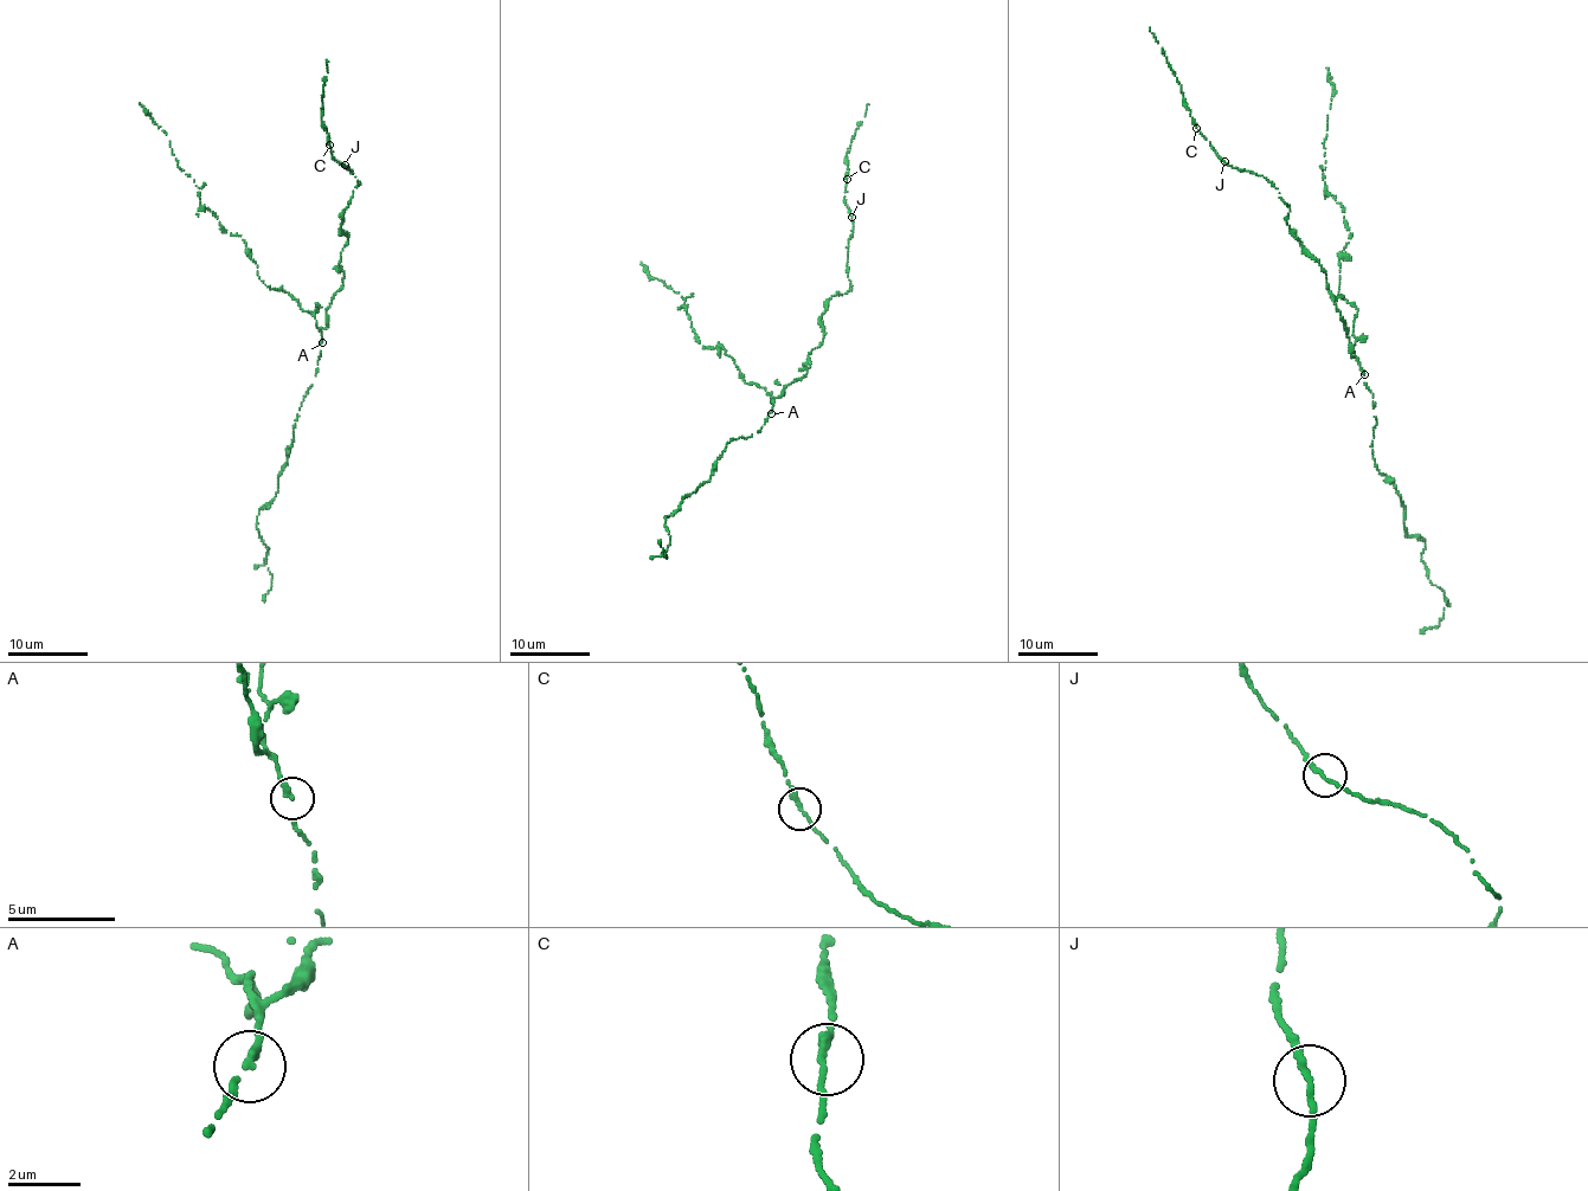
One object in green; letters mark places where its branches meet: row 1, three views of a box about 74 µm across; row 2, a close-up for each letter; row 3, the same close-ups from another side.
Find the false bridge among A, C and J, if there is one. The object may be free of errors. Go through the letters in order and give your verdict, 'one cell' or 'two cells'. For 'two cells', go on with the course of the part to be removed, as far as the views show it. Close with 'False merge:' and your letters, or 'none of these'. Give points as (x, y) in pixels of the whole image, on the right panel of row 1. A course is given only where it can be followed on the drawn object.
A: one cell
C: one cell
J: one cell
False merge: none of these

